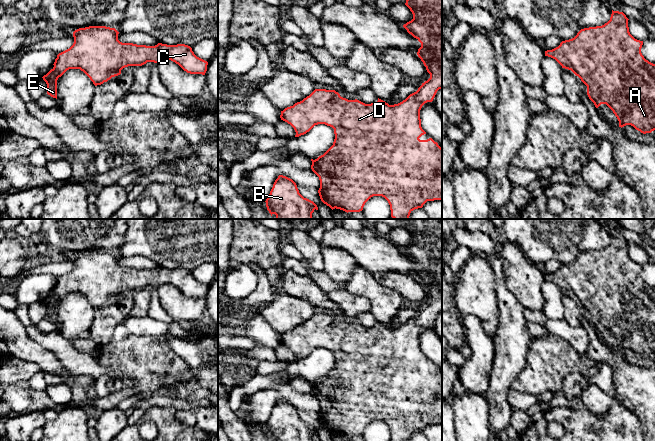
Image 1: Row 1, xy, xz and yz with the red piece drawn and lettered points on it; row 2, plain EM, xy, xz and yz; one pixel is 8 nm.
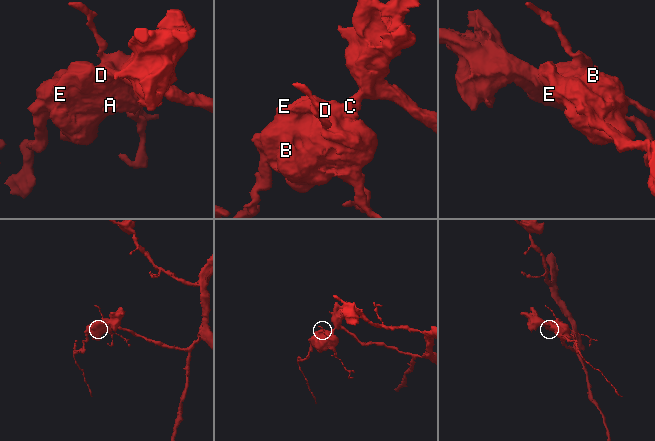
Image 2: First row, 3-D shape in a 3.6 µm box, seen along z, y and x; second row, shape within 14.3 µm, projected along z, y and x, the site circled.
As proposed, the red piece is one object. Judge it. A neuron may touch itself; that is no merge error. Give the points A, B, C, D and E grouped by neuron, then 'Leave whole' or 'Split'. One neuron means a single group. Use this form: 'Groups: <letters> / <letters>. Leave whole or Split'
Groups: A B C D E. Leave whole

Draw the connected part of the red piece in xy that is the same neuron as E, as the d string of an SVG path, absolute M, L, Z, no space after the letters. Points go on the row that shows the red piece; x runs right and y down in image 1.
M89 26L75 30L73 32L73 45L57 55L53 64L54 67L42 77L47 84L47 94L57 99L57 80L69 69L80 69L95 86L120 75L121 70L125 67L142 66L147 62L158 63L163 60L171 60L190 74L205 75L207 71L208 62L197 57L188 45L158 43L155 46L146 46L122 43L118 40L118 34L119 32L115 28L106 26Z

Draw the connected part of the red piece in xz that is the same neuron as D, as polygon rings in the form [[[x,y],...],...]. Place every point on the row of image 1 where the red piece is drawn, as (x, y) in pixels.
[[[406,0],[405,5],[410,9],[413,14],[413,19],[403,27],[416,38],[420,43],[421,47],[418,49],[417,55],[426,67],[427,72],[430,74],[430,78],[422,83],[418,90],[410,94],[405,100],[398,104],[389,105],[385,101],[378,98],[376,103],[365,104],[357,99],[348,100],[340,96],[335,90],[326,89],[315,89],[309,96],[304,98],[302,101],[295,103],[293,106],[285,108],[281,111],[281,120],[290,124],[295,132],[295,137],[309,132],[315,125],[325,124],[334,129],[335,139],[333,145],[321,156],[312,161],[311,169],[319,177],[320,188],[318,190],[321,201],[333,209],[340,209],[345,212],[360,212],[363,210],[365,203],[373,196],[384,197],[391,210],[391,217],[393,219],[409,219],[410,213],[418,208],[422,208],[427,201],[442,200],[442,148],[435,142],[432,138],[427,140],[420,140],[419,138],[426,134],[426,132],[421,127],[420,110],[422,106],[427,102],[432,102],[437,91],[442,89],[442,0]]]

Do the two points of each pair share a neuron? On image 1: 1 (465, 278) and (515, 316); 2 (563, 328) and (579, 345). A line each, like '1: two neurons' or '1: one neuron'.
1: two neurons
2: one neuron

